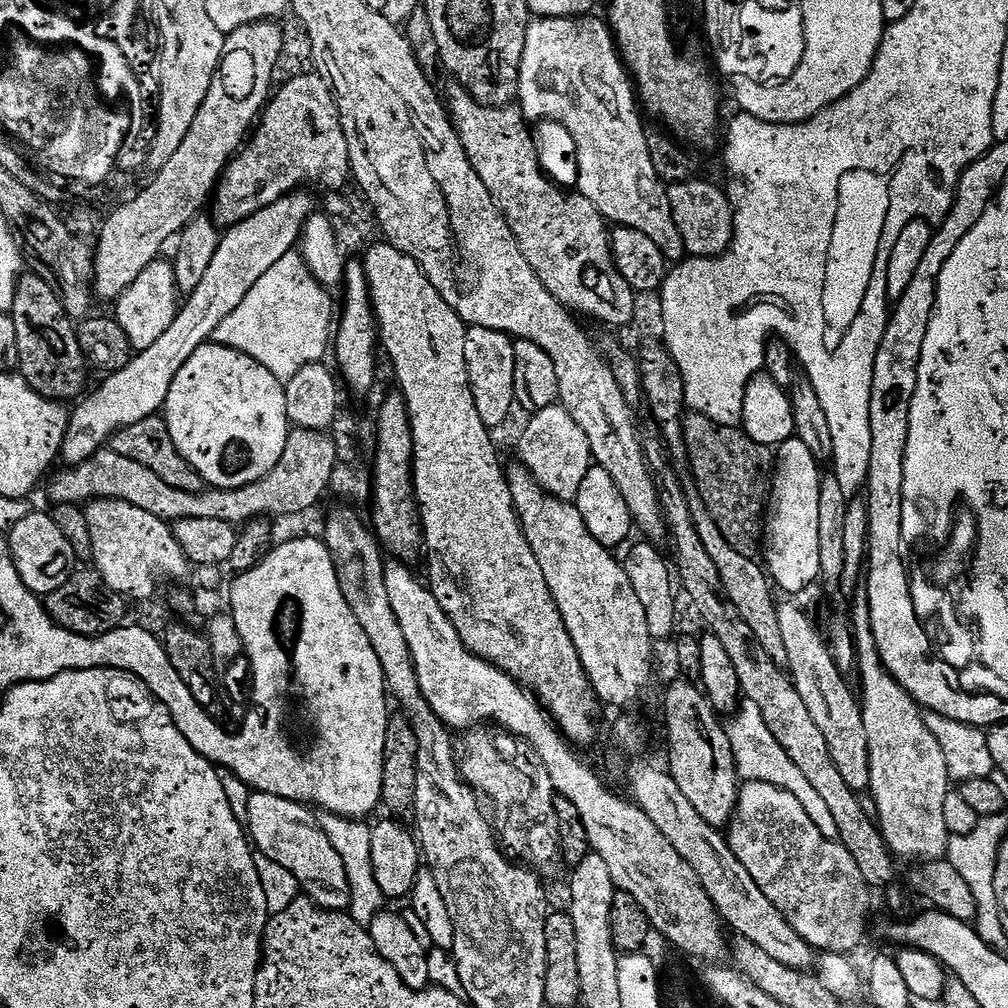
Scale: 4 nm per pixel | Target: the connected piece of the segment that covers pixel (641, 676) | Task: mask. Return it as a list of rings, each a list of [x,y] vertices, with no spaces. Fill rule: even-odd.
[[[515,466],[516,468],[508,468],[506,475],[508,478],[508,489],[512,495],[512,504],[516,507],[516,519],[520,521],[520,529],[524,532],[526,542],[530,542],[530,550],[534,554],[534,558],[538,558],[538,566],[542,568],[544,581],[546,586],[552,592],[552,601],[555,602],[556,608],[560,612],[561,618],[564,619],[564,628],[570,634],[570,638],[574,642],[574,646],[580,655],[582,666],[586,670],[588,680],[592,684],[592,689],[596,691],[597,701],[608,704],[613,704],[616,708],[624,708],[627,704],[632,704],[644,692],[644,687],[648,684],[648,679],[652,676],[652,646],[654,646],[654,639],[652,638],[646,620],[646,614],[642,610],[638,597],[634,592],[630,582],[627,580],[627,575],[624,573],[624,565],[618,559],[615,560],[613,553],[606,549],[596,541],[590,534],[590,530],[586,530],[586,522],[582,522],[582,514],[577,510],[575,503],[567,500],[559,500],[556,496],[550,496],[535,480],[532,479],[527,468],[523,466]]]

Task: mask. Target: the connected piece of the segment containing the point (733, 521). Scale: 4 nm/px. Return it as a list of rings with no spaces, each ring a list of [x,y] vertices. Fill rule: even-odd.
[[[689,411],[683,417],[684,446],[686,460],[698,475],[704,476],[704,484],[709,492],[703,493],[704,505],[712,513],[714,522],[722,530],[726,542],[738,550],[738,554],[752,558],[761,551],[762,521],[766,515],[766,501],[770,496],[770,477],[774,471],[774,452],[769,445],[754,442],[740,428],[727,428],[702,414]]]

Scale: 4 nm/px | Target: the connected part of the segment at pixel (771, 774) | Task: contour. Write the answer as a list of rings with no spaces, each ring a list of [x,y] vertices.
[[[747,702],[741,703],[732,718],[732,725],[729,723],[726,731],[734,754],[737,777],[744,782],[753,780],[773,784],[794,794],[794,798],[798,798],[798,802],[802,802],[806,814],[810,814],[810,822],[814,822],[814,826],[818,826],[820,833],[828,840],[837,839],[838,826],[834,826],[834,817],[830,815],[826,801],[818,795],[818,790],[814,790],[814,786],[810,786],[810,782],[806,782],[802,770],[798,770],[798,766],[794,766],[794,762],[790,762],[786,750],[782,750],[782,746],[778,746],[778,738],[774,738],[774,734],[770,734],[770,726],[766,726],[758,706]]]

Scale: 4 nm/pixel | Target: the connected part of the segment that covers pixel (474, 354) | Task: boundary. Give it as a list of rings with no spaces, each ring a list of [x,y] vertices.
[[[469,327],[466,334],[466,370],[472,387],[478,418],[489,430],[497,430],[508,420],[512,403],[518,400],[516,346],[513,337],[498,330]]]

